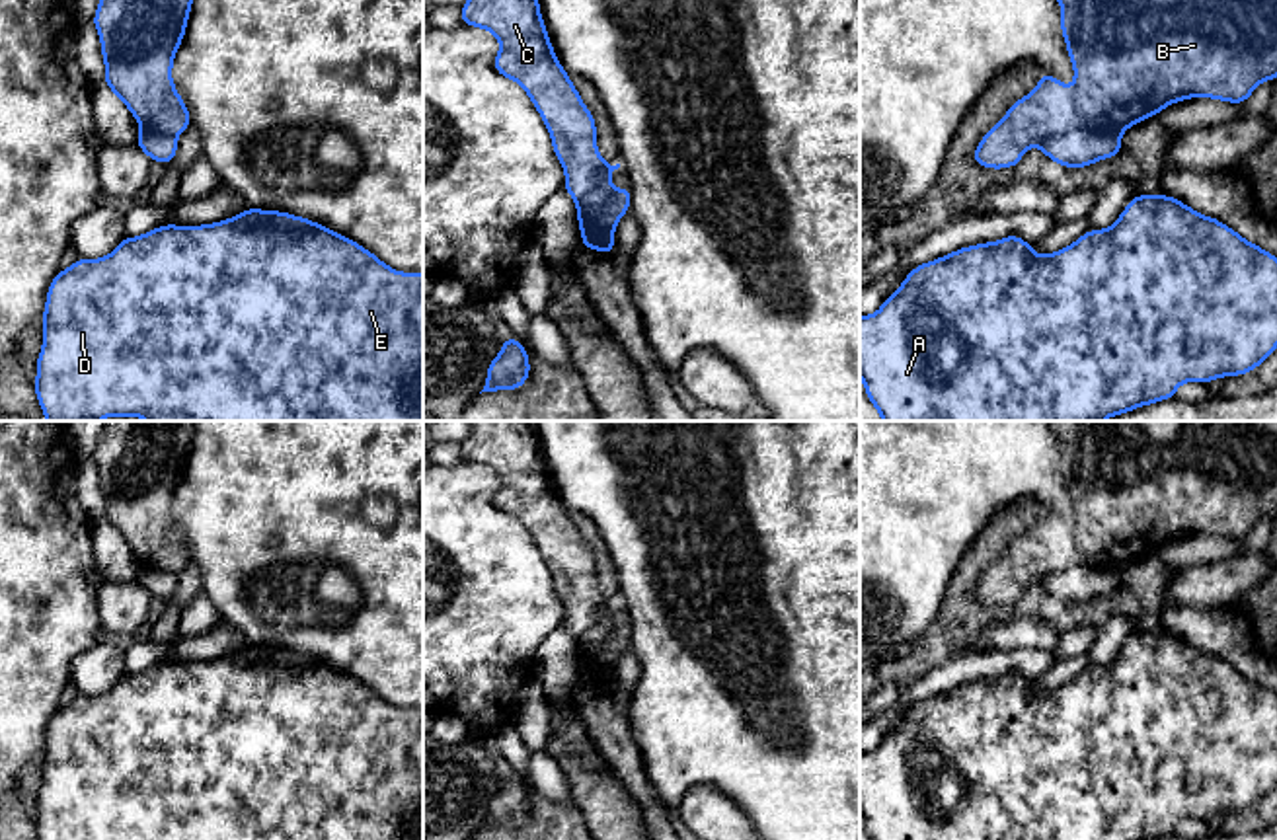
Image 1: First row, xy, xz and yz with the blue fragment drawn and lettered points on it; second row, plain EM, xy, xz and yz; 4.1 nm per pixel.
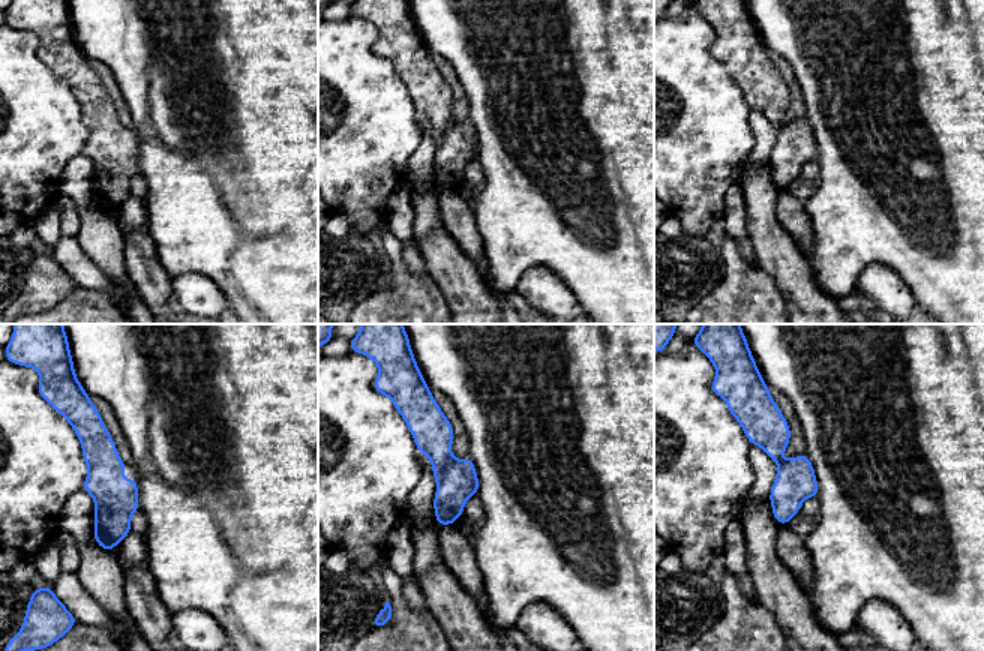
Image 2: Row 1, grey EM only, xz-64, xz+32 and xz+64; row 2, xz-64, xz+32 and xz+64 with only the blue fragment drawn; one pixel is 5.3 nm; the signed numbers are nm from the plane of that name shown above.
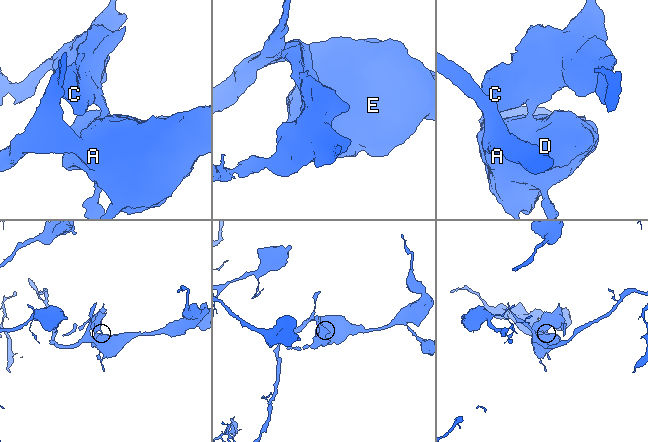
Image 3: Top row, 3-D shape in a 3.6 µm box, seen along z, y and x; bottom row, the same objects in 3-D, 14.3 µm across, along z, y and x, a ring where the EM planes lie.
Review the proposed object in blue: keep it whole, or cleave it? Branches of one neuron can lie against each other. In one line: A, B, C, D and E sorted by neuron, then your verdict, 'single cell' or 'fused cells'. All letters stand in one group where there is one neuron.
A D E / B C; fused cells

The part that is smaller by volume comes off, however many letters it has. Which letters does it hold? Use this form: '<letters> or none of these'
B, C

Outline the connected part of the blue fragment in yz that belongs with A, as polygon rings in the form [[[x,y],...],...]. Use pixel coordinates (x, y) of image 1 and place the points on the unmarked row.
[[[1137,631],[1105,667],[1088,667],[1070,682],[1035,692],[1020,672],[955,686],[914,704],[871,752],[860,752],[860,815],[871,840],[1156,840],[1183,819],[1207,821],[1256,807],[1277,785],[1277,694],[1213,653],[1170,631]]]

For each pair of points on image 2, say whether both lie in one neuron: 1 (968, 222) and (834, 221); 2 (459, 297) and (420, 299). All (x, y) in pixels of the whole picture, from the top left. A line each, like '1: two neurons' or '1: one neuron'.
1: one neuron
2: two neurons

